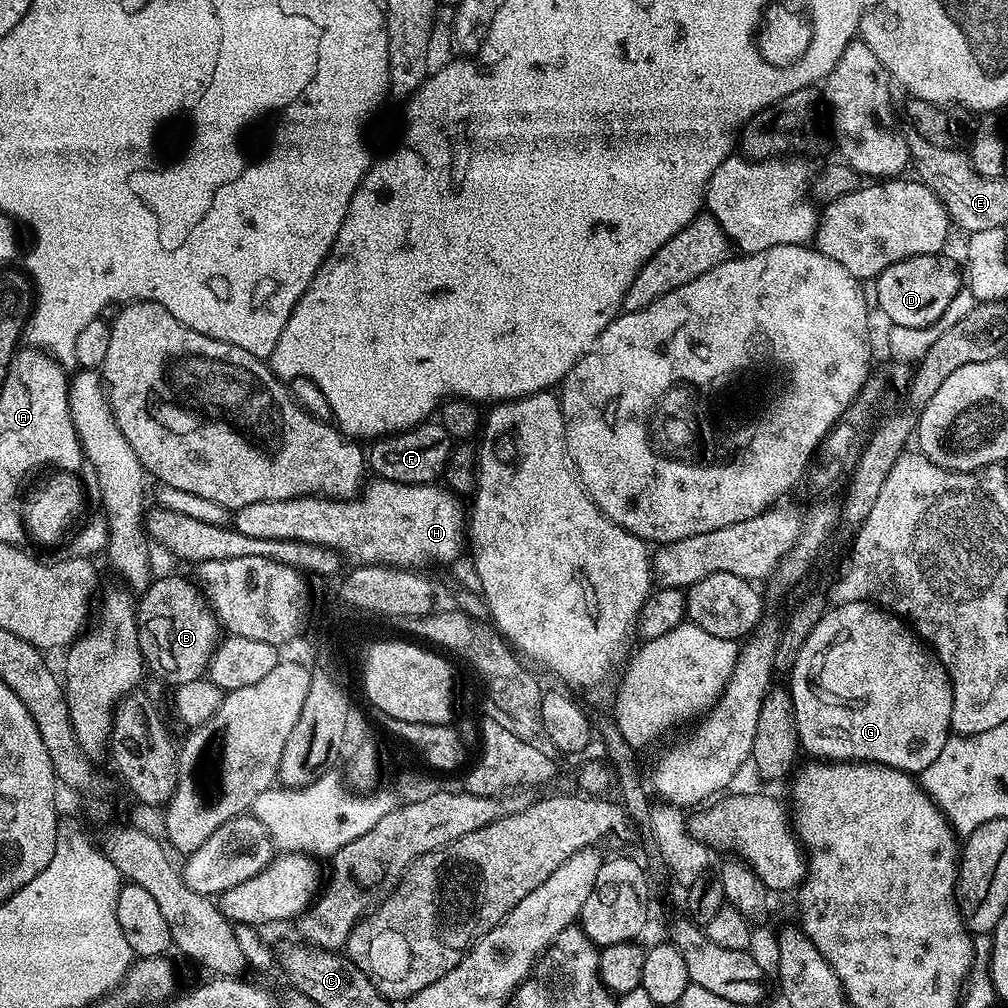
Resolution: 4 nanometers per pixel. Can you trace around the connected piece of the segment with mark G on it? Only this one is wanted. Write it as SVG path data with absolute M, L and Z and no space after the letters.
M867 600L838 604L825 611L818 626L814 626L814 630L810 630L810 638L806 638L806 642L798 654L798 662L794 662L790 677L790 691L794 702L794 718L801 749L812 755L809 757L819 758L824 762L884 764L885 767L896 768L900 772L919 774L926 770L926 766L930 766L930 762L934 762L934 758L938 758L938 754L942 754L942 746L946 746L952 732L952 683L948 672L905 621L889 612L887 608L881 608L879 604Z

